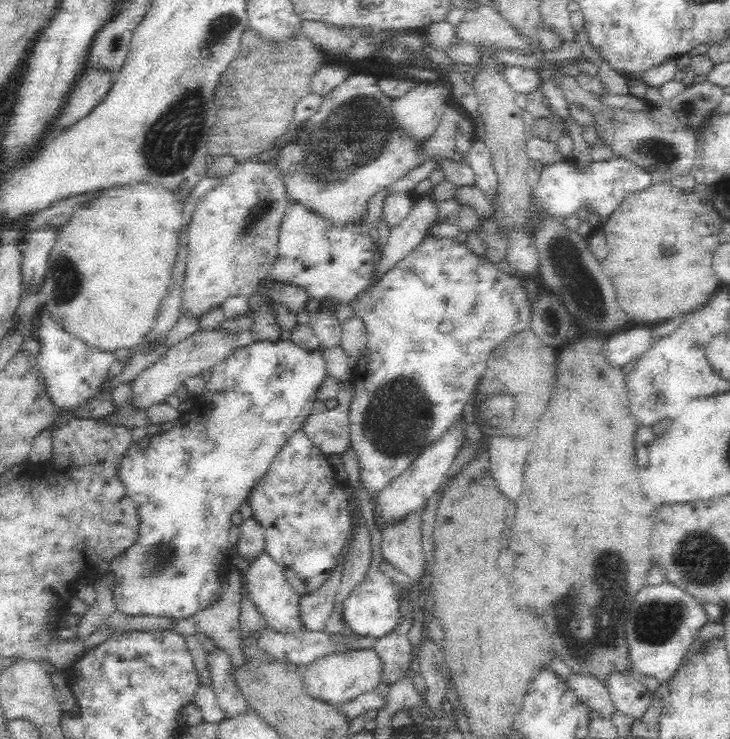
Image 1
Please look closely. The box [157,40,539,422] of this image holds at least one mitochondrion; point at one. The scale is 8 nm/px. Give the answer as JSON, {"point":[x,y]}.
{"point":[354,137]}

